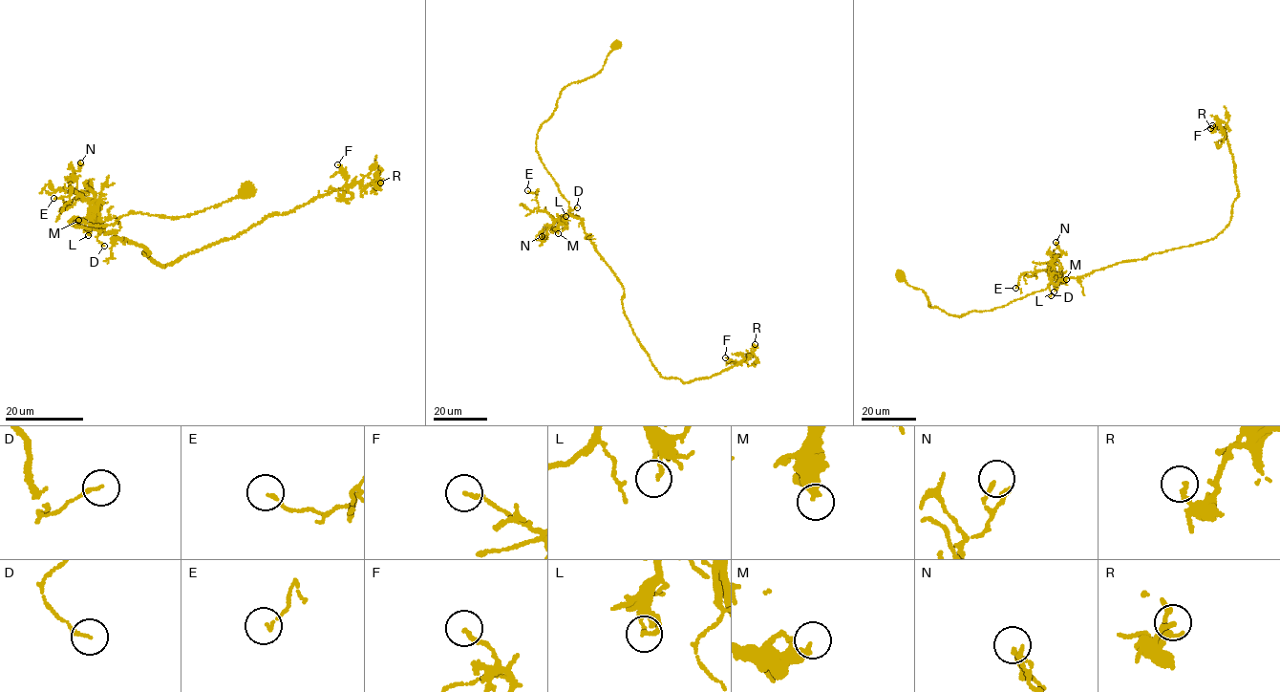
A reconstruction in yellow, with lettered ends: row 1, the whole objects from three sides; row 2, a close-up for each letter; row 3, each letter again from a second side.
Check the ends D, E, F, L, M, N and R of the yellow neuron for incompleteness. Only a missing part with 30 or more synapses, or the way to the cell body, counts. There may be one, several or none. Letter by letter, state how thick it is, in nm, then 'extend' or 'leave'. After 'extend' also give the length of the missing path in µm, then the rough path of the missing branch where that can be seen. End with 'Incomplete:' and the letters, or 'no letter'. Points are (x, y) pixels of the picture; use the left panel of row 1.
D: 140 nm | leave
E: 120 nm | leave
F: 160 nm | leave
L: 150 nm | leave
M: 380 nm | extend | 25 µm | (78, 220), (93, 231), (93, 219), (96, 217), (112, 222), (115, 215)
N: 140 nm | leave
R: 190 nm | leave
Incomplete: M

